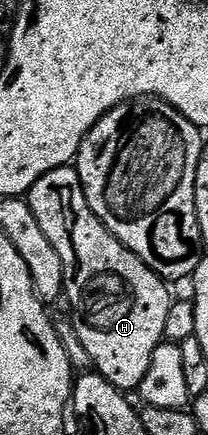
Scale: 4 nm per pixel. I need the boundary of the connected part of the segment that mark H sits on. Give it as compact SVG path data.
M74 165L50 170L41 176L41 180L37 180L37 184L33 184L25 197L33 208L33 216L37 216L37 224L41 224L41 232L45 232L49 244L57 248L57 256L61 256L65 272L65 298L71 301L70 313L73 315L75 331L81 344L85 344L85 352L89 352L92 367L120 392L138 390L141 380L145 380L145 372L149 372L153 352L164 341L165 320L173 301L173 295L167 291L168 283L152 272L130 248L121 244L121 240L113 237L107 225L94 214Z

